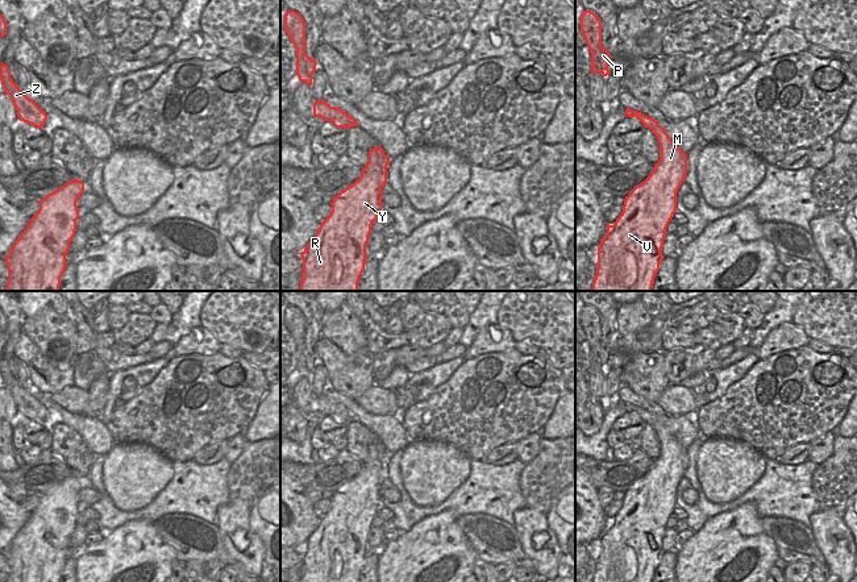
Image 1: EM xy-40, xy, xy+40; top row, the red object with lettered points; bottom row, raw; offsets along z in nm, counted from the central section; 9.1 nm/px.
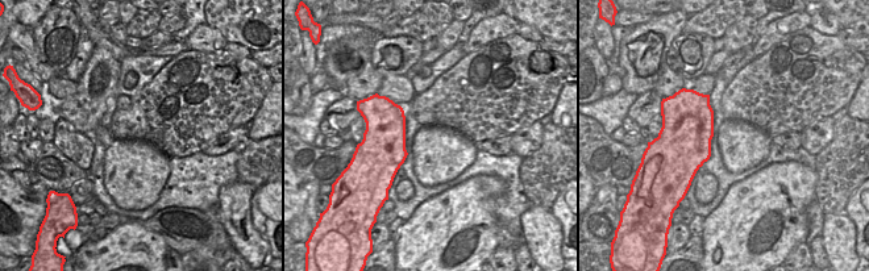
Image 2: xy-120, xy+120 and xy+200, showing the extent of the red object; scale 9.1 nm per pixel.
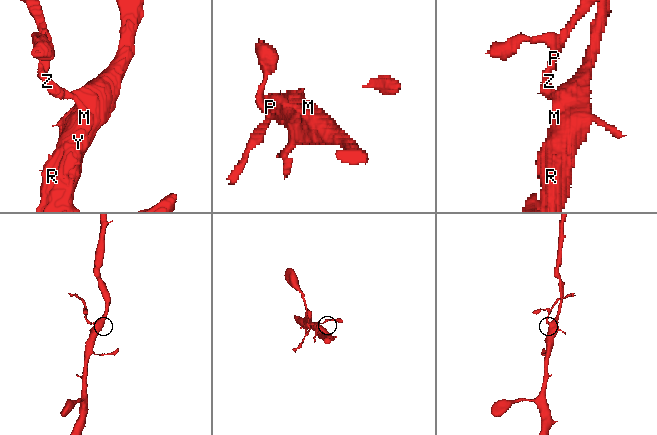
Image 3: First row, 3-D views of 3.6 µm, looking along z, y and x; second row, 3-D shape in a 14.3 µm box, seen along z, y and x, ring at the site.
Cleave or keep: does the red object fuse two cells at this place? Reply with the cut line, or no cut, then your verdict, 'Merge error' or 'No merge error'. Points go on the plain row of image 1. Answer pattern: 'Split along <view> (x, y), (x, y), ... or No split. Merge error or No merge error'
Split along xy+40 (641, 408), (640, 415). Merge error

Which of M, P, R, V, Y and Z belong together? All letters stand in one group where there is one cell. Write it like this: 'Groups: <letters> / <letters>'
Groups: M R V Y / P Z

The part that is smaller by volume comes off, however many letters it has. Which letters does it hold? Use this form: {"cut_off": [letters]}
{"cut_off": ["P", "Z"]}

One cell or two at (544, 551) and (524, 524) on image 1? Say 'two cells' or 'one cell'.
one cell

